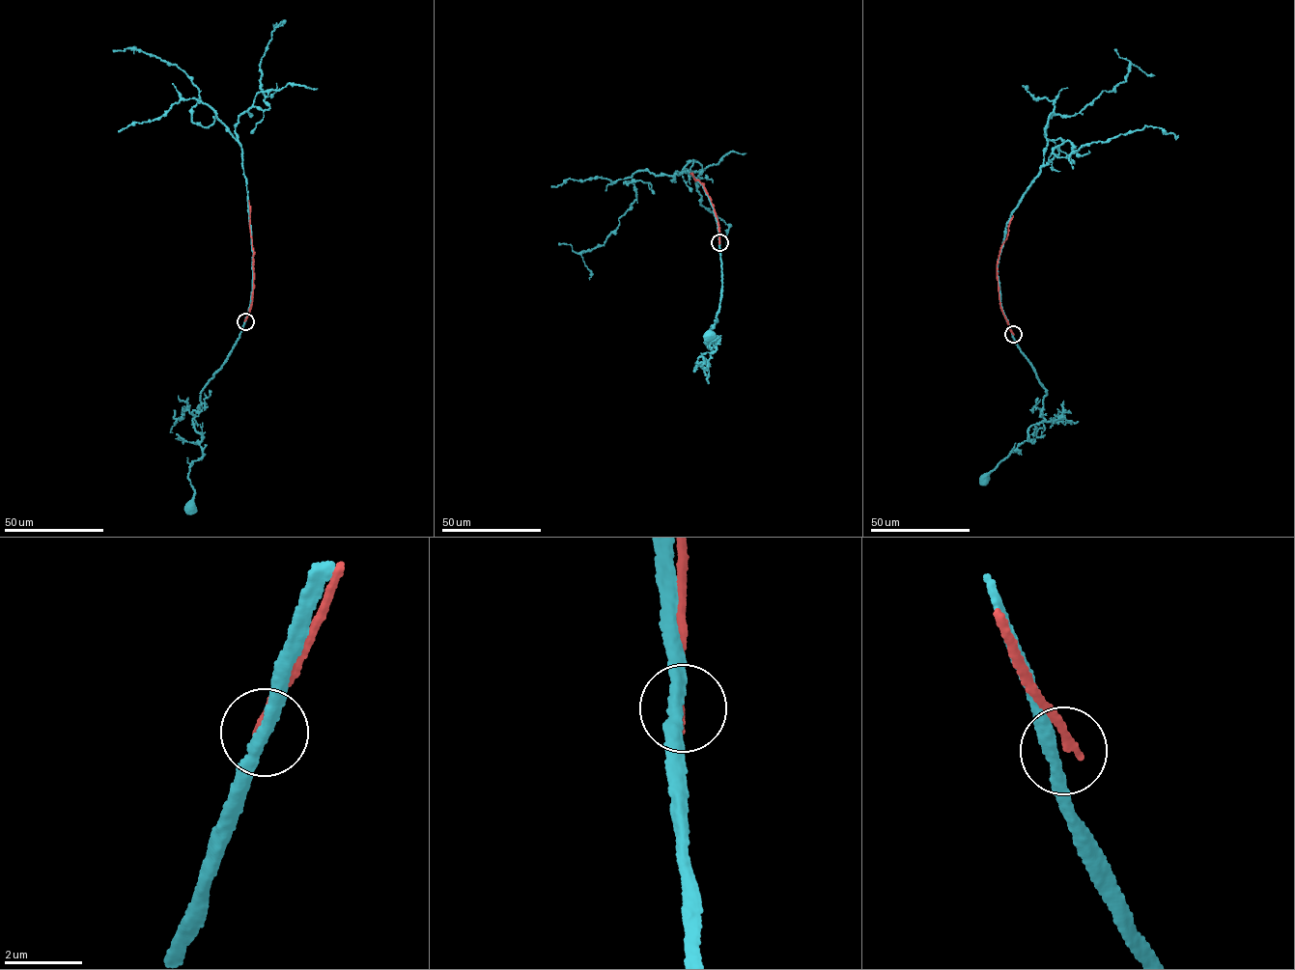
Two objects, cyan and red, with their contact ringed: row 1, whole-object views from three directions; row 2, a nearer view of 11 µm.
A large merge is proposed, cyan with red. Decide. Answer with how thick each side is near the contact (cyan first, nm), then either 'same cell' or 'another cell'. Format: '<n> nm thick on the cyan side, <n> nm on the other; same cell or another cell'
320 nm thick on the cyan side, 240 nm on the other; another cell

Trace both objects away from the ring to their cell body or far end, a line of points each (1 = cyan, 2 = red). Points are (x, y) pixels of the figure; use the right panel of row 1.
1: (1012, 335), (1046, 389), (1040, 415), (1042, 413), (1045, 420), (1030, 426), (1027, 439), (1021, 442), (982, 478)
2: (1013, 335), (1001, 309), (997, 261), (1013, 215)

